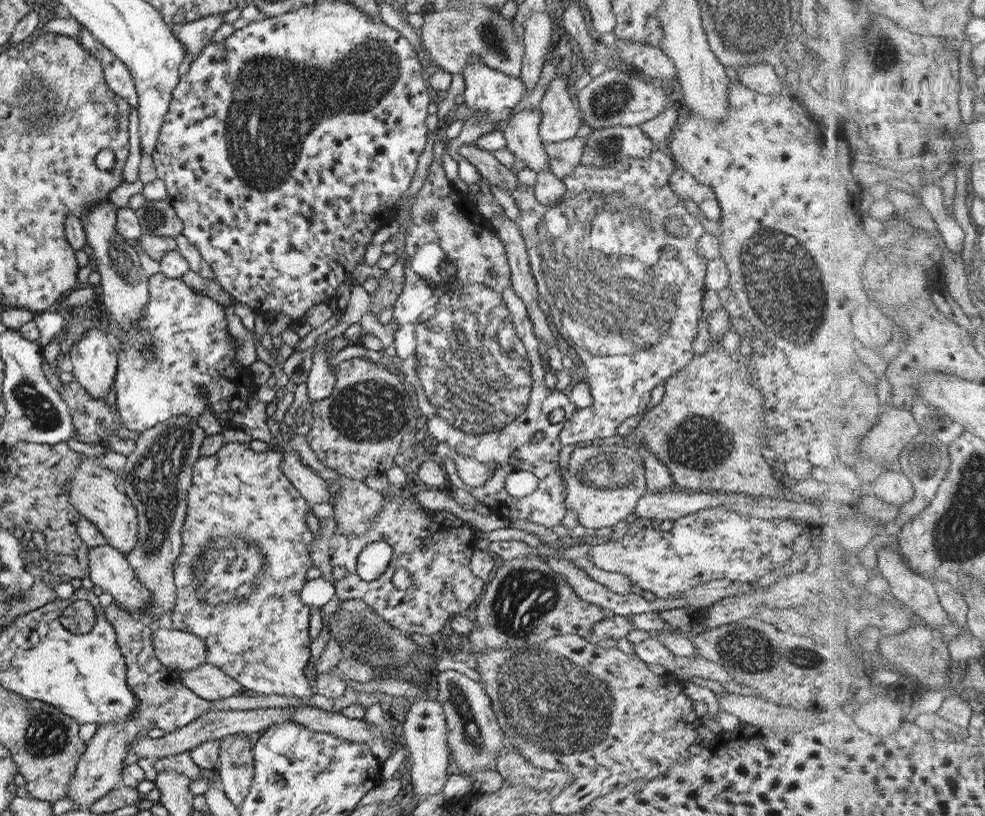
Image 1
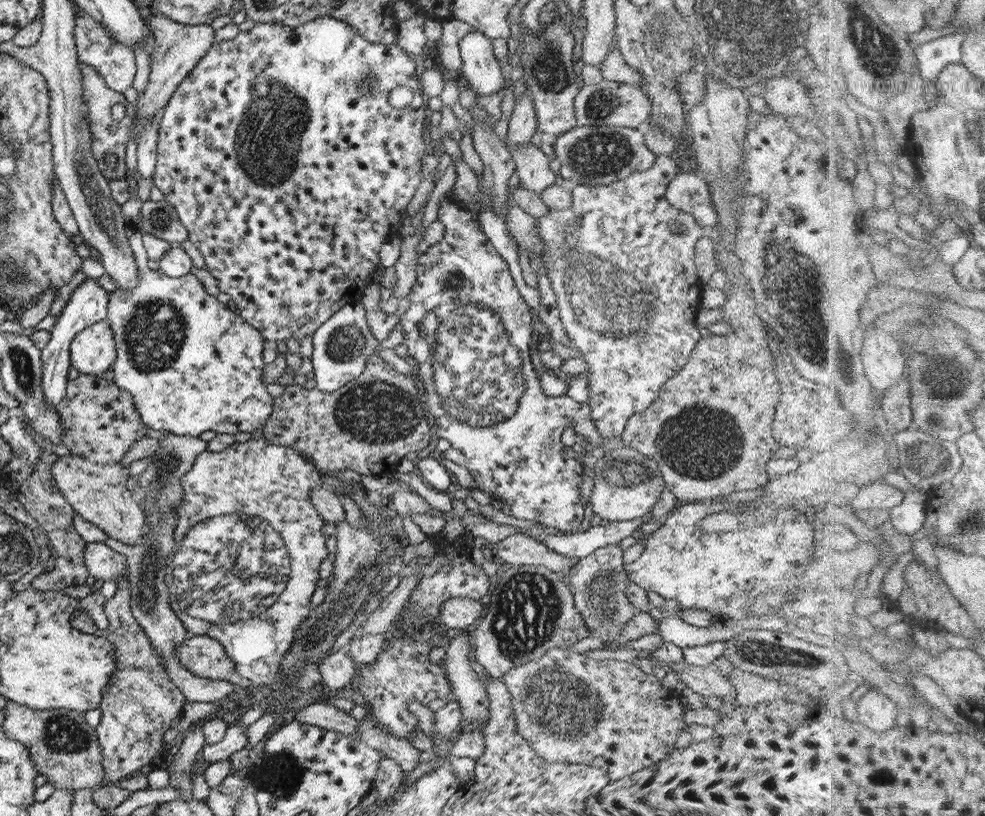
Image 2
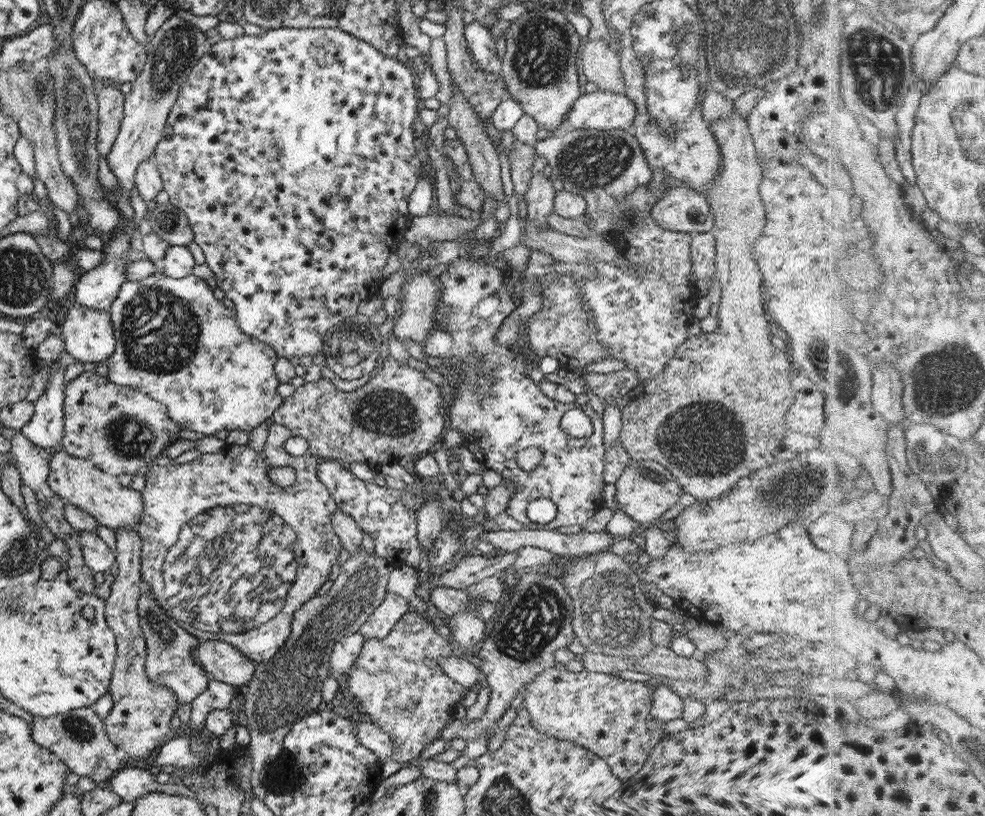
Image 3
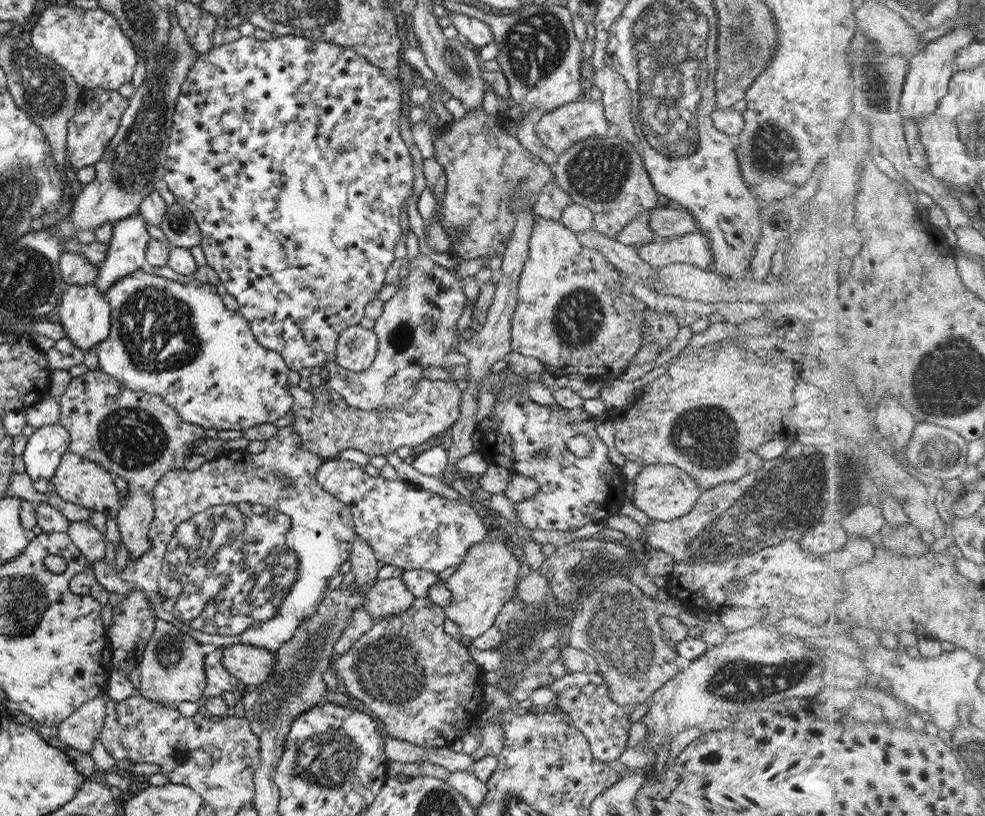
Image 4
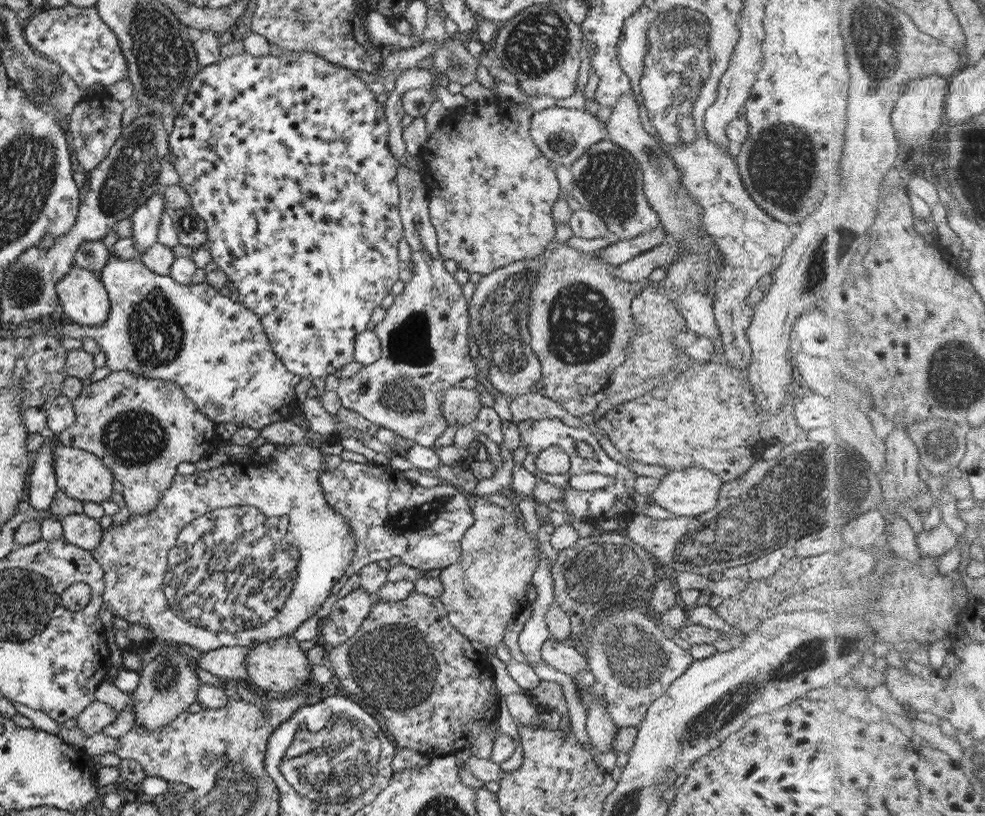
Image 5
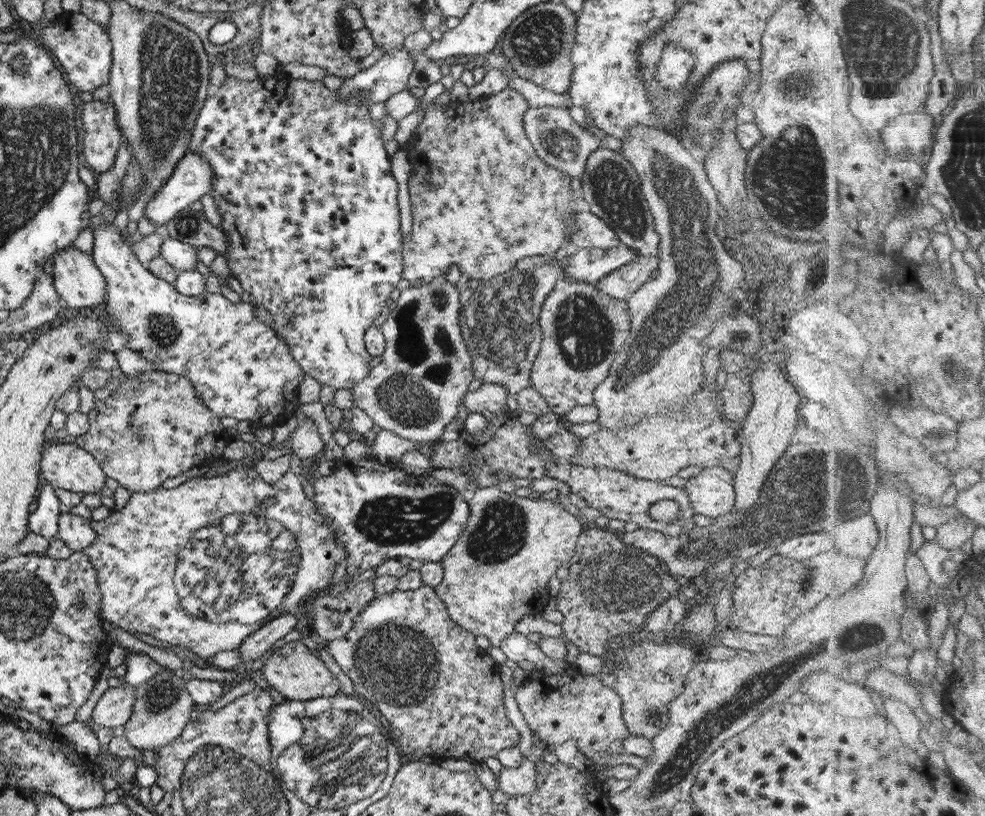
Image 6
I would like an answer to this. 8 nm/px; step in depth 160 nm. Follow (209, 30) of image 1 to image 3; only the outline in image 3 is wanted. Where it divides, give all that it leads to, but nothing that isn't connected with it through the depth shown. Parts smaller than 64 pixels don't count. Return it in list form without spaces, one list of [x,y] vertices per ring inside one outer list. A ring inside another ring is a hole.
[[[173,13],[161,24],[153,36],[144,44],[145,62],[137,78],[131,83],[129,92],[124,95],[122,119],[118,133],[106,154],[105,159],[110,171],[116,178],[115,192],[108,191],[117,212],[125,219],[132,219],[133,210],[129,206],[129,193],[134,187],[134,176],[138,164],[152,159],[155,147],[163,136],[164,124],[175,102],[179,87],[187,78],[193,65],[208,52],[209,44],[205,35],[197,27],[179,19]]]

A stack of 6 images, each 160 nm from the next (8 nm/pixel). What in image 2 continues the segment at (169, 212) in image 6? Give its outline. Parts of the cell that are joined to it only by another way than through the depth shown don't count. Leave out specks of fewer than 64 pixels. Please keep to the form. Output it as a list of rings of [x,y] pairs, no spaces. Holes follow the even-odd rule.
[[[85,278],[69,295],[66,305],[62,308],[56,322],[50,332],[47,345],[40,350],[40,361],[42,377],[40,387],[42,388],[43,400],[46,404],[56,404],[63,398],[66,391],[66,376],[71,366],[69,346],[71,340],[83,328],[99,322],[106,318],[108,305],[108,292],[98,285],[97,280]]]

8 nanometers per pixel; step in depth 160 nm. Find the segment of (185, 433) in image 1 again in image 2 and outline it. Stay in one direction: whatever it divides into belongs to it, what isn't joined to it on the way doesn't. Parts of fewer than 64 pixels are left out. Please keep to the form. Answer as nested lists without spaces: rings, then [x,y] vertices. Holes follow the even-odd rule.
[[[169,432],[171,435],[165,435],[165,437],[159,437],[159,447],[152,453],[149,460],[153,460],[147,465],[144,472],[139,476],[137,483],[140,484],[141,494],[143,494],[141,508],[144,514],[144,527],[142,528],[140,538],[135,544],[123,544],[119,540],[107,537],[103,543],[109,547],[109,549],[123,555],[126,562],[126,579],[128,587],[130,588],[130,611],[133,618],[137,621],[137,624],[143,629],[145,636],[149,639],[150,645],[154,650],[154,653],[160,658],[160,662],[164,666],[165,673],[169,677],[169,681],[173,682],[173,685],[183,693],[185,701],[189,702],[225,702],[233,701],[233,686],[228,681],[210,680],[208,678],[201,678],[199,676],[193,676],[191,672],[187,672],[187,669],[179,662],[176,657],[177,645],[185,640],[189,634],[183,628],[182,622],[176,617],[176,614],[170,607],[172,603],[172,594],[168,591],[165,584],[164,568],[167,566],[168,556],[172,549],[173,539],[172,530],[175,526],[174,510],[182,499],[182,488],[180,480],[187,473],[187,469],[191,466],[191,463],[195,460],[195,457],[206,450],[206,442],[199,439],[199,437],[189,437],[177,435],[173,432]]]

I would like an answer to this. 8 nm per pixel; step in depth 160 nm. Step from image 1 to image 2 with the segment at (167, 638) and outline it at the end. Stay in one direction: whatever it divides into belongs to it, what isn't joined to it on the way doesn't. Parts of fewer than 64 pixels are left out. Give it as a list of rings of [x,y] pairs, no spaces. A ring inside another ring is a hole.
[[[207,635],[188,636],[177,645],[176,657],[193,676],[227,681],[235,674],[234,662],[217,640]]]

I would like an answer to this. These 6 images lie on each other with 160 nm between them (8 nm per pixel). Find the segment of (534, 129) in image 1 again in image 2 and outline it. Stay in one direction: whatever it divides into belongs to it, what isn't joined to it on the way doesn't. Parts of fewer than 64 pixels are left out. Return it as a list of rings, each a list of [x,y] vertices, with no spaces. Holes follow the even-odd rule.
[[[530,142],[525,146],[516,146],[509,150],[514,160],[518,182],[523,188],[539,196],[548,186],[555,182],[555,173],[549,169],[550,156],[537,149]]]

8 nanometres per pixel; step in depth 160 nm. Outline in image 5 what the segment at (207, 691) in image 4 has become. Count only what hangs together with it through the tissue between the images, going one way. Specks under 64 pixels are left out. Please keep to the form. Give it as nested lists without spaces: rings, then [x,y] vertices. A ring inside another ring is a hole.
[[[257,644],[245,646],[221,646],[205,652],[198,658],[198,666],[205,672],[209,672],[225,686],[233,682],[245,684],[247,680],[247,669],[245,657],[252,647]]]

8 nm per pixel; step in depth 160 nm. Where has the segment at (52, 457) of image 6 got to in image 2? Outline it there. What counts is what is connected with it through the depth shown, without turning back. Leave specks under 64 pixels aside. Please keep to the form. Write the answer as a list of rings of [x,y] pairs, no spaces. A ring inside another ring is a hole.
[[[69,454],[57,457],[50,466],[51,477],[58,491],[83,520],[100,528],[107,537],[123,544],[133,545],[142,534],[144,514],[141,506],[135,503],[131,491],[125,487],[130,472],[117,462],[90,462],[80,456]]]

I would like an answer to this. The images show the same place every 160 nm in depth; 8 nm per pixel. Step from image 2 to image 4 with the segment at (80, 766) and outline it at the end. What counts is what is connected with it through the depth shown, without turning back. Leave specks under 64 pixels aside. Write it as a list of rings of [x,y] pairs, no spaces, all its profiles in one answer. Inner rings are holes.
[[[101,696],[85,702],[59,724],[57,740],[67,748],[89,755],[92,750],[91,743],[103,727],[105,712],[105,702]]]

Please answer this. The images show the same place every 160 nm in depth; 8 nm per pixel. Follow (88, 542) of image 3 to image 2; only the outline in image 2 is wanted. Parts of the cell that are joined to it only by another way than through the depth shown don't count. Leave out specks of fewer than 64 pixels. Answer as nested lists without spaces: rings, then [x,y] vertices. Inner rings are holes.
[[[85,543],[82,553],[84,565],[95,580],[113,580],[117,584],[119,577],[126,576],[126,562],[123,555],[109,549],[105,543]]]

